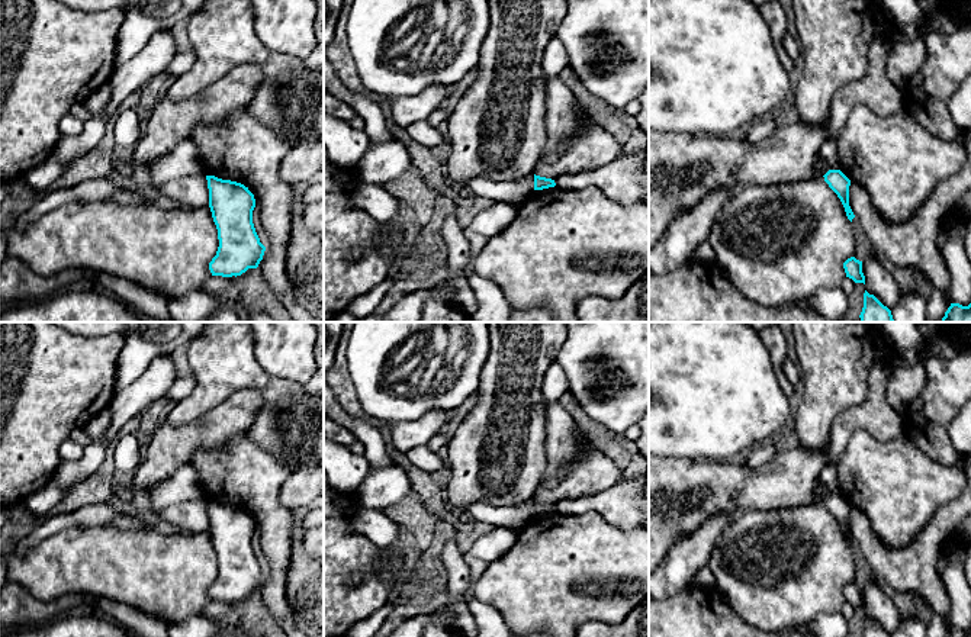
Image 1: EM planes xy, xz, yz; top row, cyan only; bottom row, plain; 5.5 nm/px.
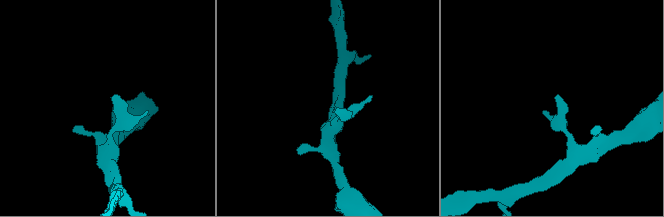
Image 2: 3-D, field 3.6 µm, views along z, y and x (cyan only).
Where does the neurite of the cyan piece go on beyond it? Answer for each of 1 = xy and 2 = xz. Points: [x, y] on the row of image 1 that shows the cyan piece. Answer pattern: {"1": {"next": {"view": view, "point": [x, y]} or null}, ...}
{"1": {"next": null}, "2": {"next": null}}

